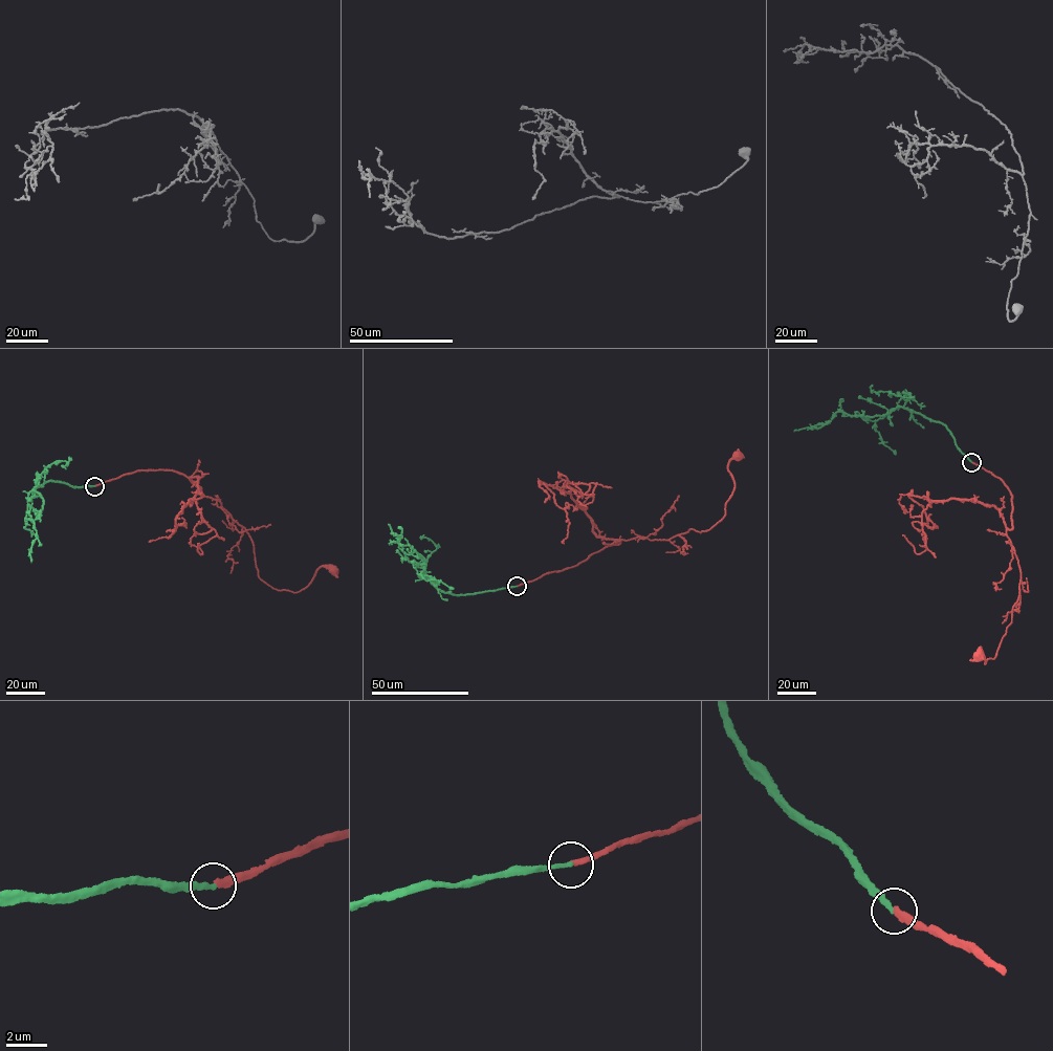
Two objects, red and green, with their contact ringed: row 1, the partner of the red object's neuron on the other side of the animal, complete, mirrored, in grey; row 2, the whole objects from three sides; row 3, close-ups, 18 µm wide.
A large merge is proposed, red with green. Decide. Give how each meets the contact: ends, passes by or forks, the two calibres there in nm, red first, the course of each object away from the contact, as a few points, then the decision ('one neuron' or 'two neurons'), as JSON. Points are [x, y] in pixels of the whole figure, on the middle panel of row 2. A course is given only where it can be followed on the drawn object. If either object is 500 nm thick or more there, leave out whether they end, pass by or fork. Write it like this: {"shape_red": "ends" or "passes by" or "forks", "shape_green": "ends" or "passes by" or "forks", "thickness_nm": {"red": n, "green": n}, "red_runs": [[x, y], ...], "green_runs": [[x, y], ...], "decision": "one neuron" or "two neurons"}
{"shape_red": "ends", "shape_green": "ends", "thickness_nm": {"red": 280, "green": 240}, "red_runs": [[517, 586], [618, 540], [707, 530], [725, 515], [735, 484], [728, 463], [738, 456]], "green_runs": [[516, 586], [458, 595], [441, 591], [423, 573], [424, 559], [399, 542], [400, 535], [392, 531], [389, 524]], "decision": "one neuron"}

